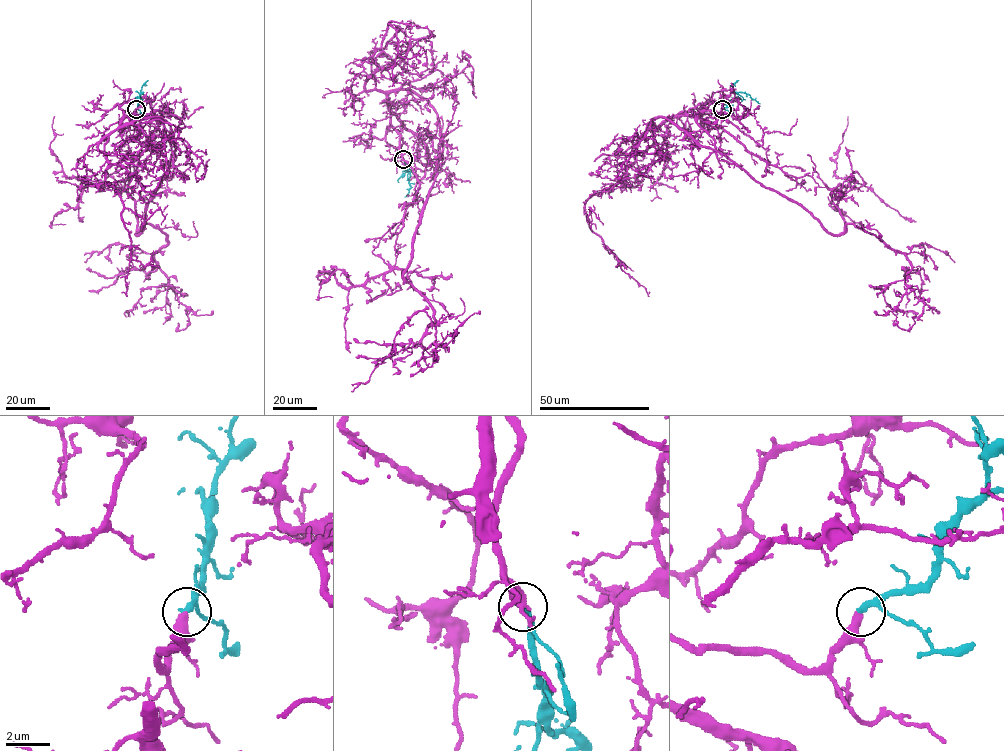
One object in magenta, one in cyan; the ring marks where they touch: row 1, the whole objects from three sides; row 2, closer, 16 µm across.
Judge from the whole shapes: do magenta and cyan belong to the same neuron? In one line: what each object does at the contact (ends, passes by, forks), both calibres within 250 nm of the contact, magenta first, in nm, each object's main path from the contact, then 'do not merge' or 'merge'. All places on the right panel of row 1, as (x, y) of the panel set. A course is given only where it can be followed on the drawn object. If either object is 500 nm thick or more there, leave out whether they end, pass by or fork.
magenta ends | cyan passes by | 420/220 nm | magenta via (722, 109), (698, 115), (826, 187), (845, 231), (904, 254), (907, 277), (874, 287), (914, 317) | cyan via (722, 109), (738, 92), (746, 93), (760, 104) | merge

